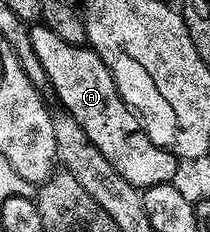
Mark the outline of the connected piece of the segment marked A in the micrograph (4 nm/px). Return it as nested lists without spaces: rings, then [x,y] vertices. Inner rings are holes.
[[[42,23],[33,24],[29,28],[29,33],[30,43],[34,45],[34,55],[38,55],[38,63],[42,63],[42,71],[46,71],[51,92],[56,92],[57,99],[64,104],[63,112],[78,121],[79,126],[90,137],[91,143],[94,143],[94,147],[98,147],[102,155],[110,159],[110,167],[114,167],[114,171],[118,171],[118,175],[122,175],[126,183],[130,183],[135,189],[141,191],[155,185],[166,185],[172,182],[178,158],[168,149],[158,147],[146,135],[146,131],[140,126],[139,117],[120,98],[118,87],[106,63],[102,63],[99,55],[87,44],[71,45],[66,43],[66,39],[58,39],[58,35],[54,35],[54,31],[50,31]]]

